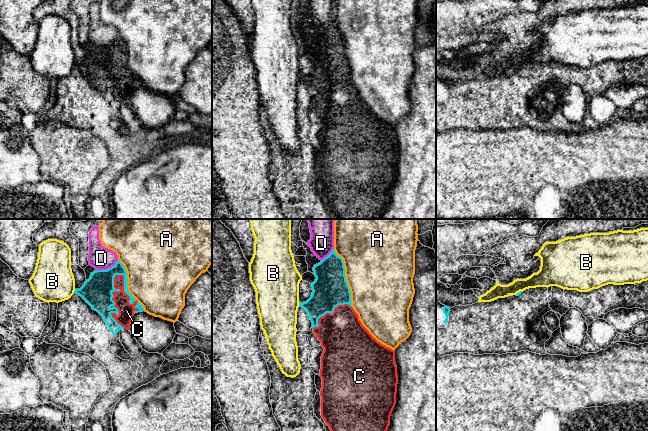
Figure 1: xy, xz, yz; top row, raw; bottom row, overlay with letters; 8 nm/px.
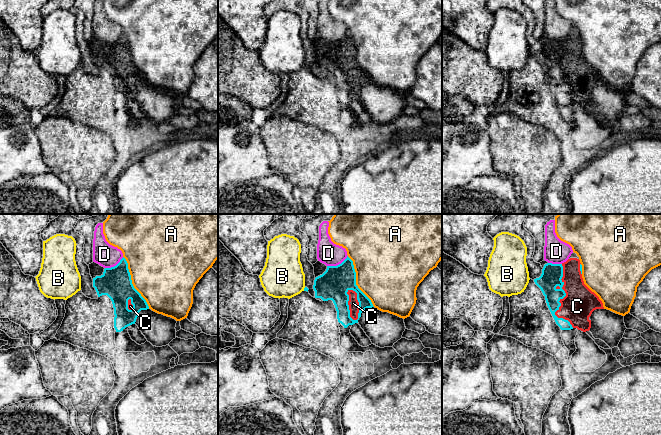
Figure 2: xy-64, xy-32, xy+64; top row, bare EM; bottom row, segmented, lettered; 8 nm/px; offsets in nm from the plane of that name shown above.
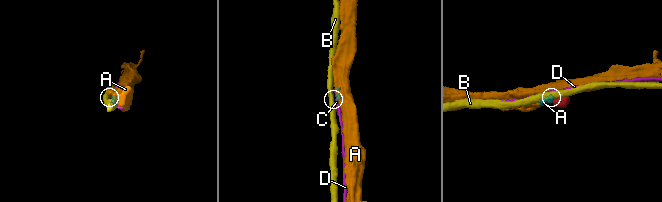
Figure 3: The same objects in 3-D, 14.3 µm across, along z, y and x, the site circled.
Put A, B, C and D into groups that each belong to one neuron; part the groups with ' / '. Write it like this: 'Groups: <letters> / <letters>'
Groups: A / B / C / D

